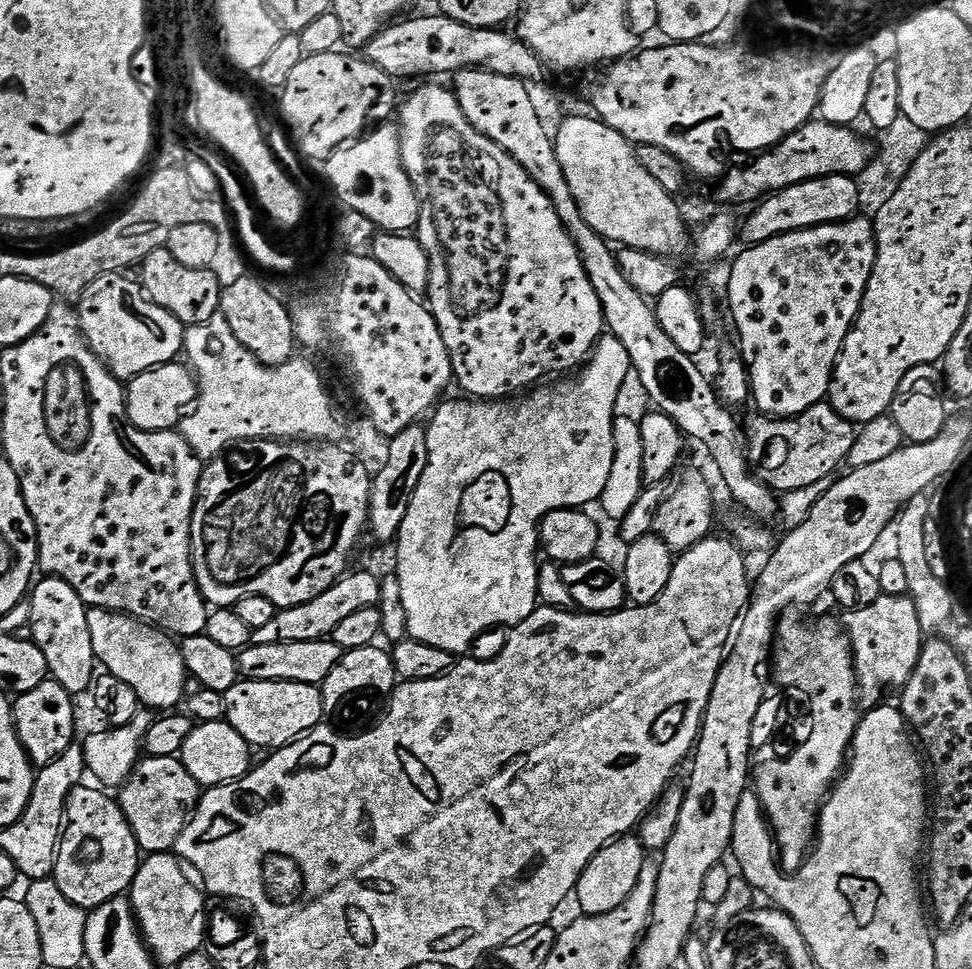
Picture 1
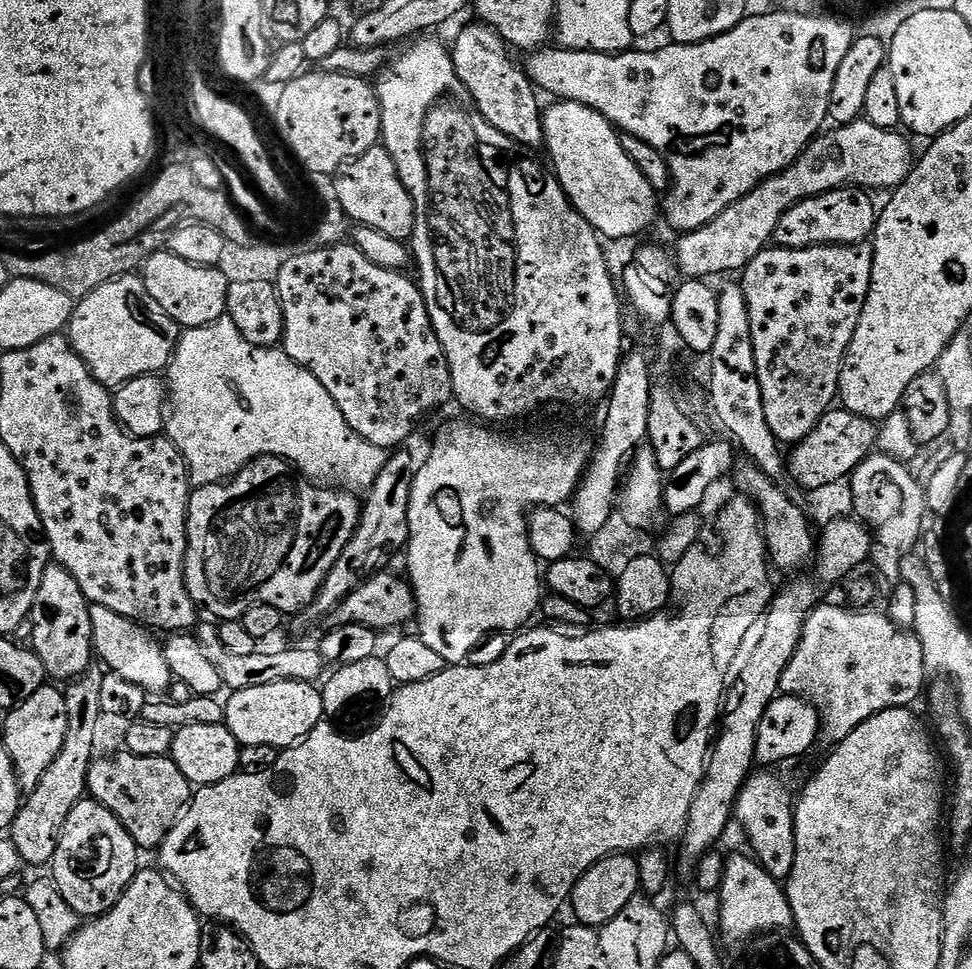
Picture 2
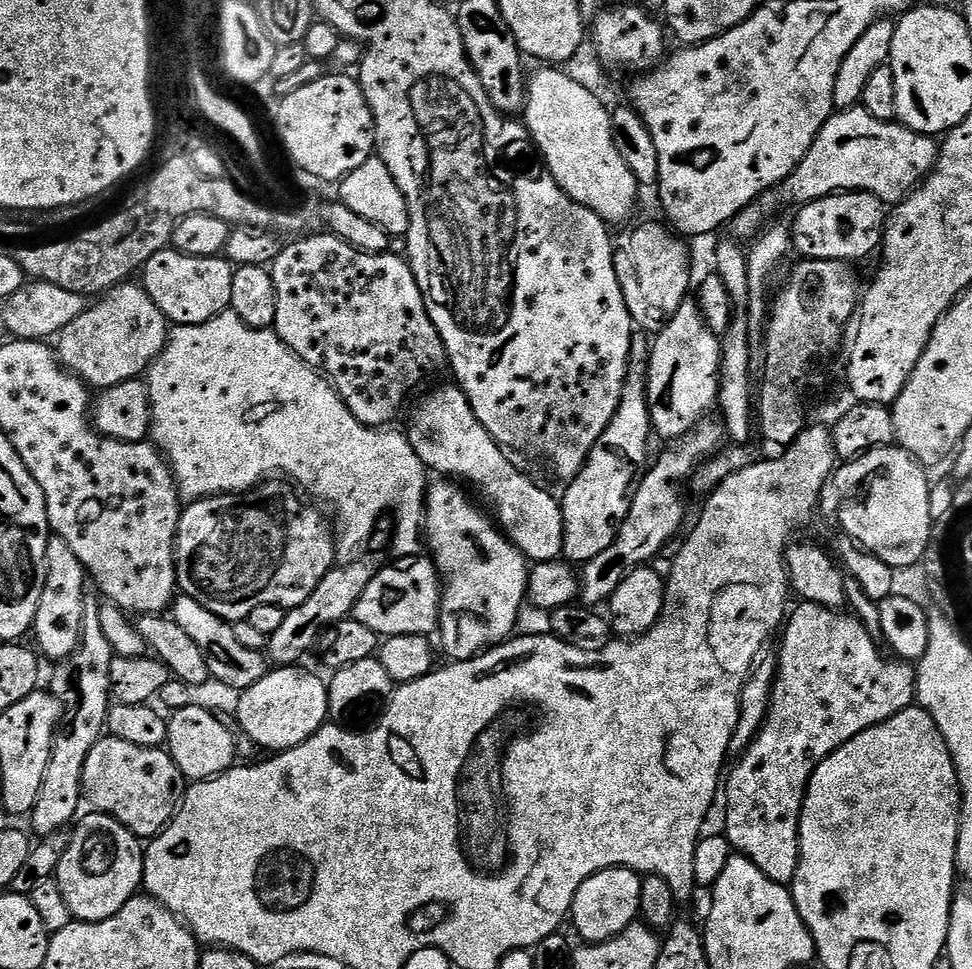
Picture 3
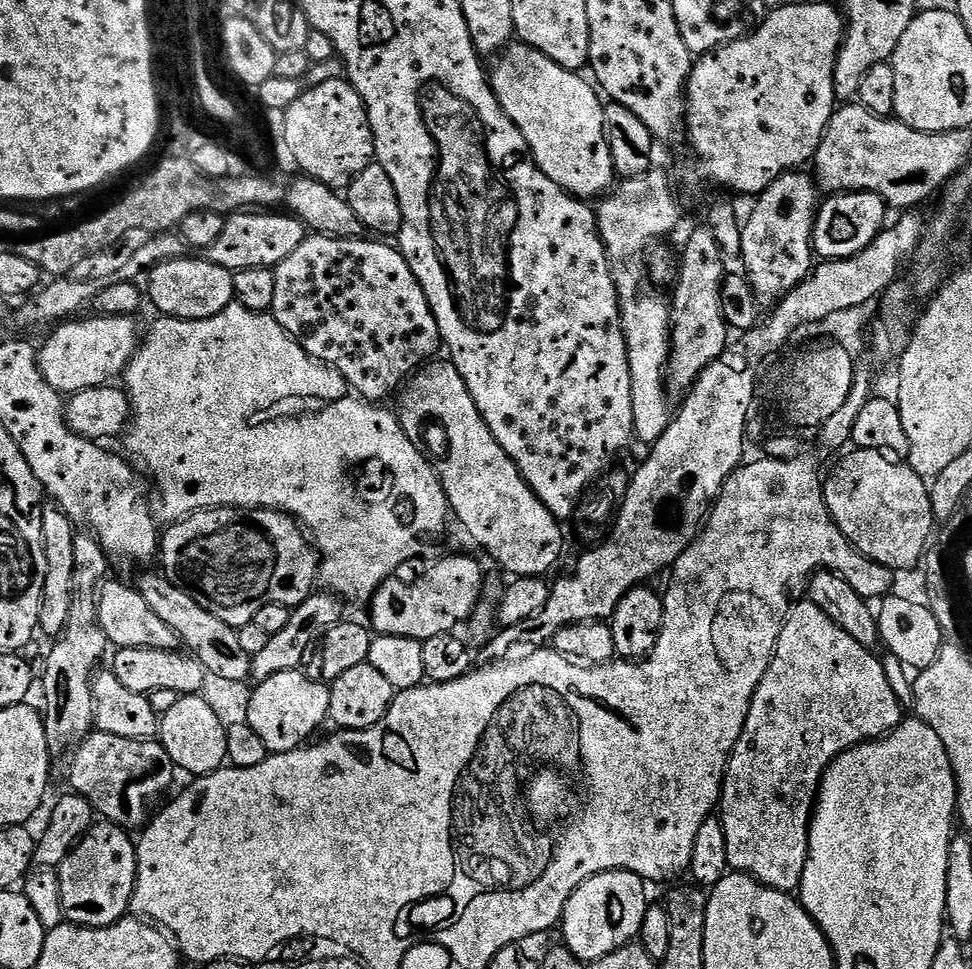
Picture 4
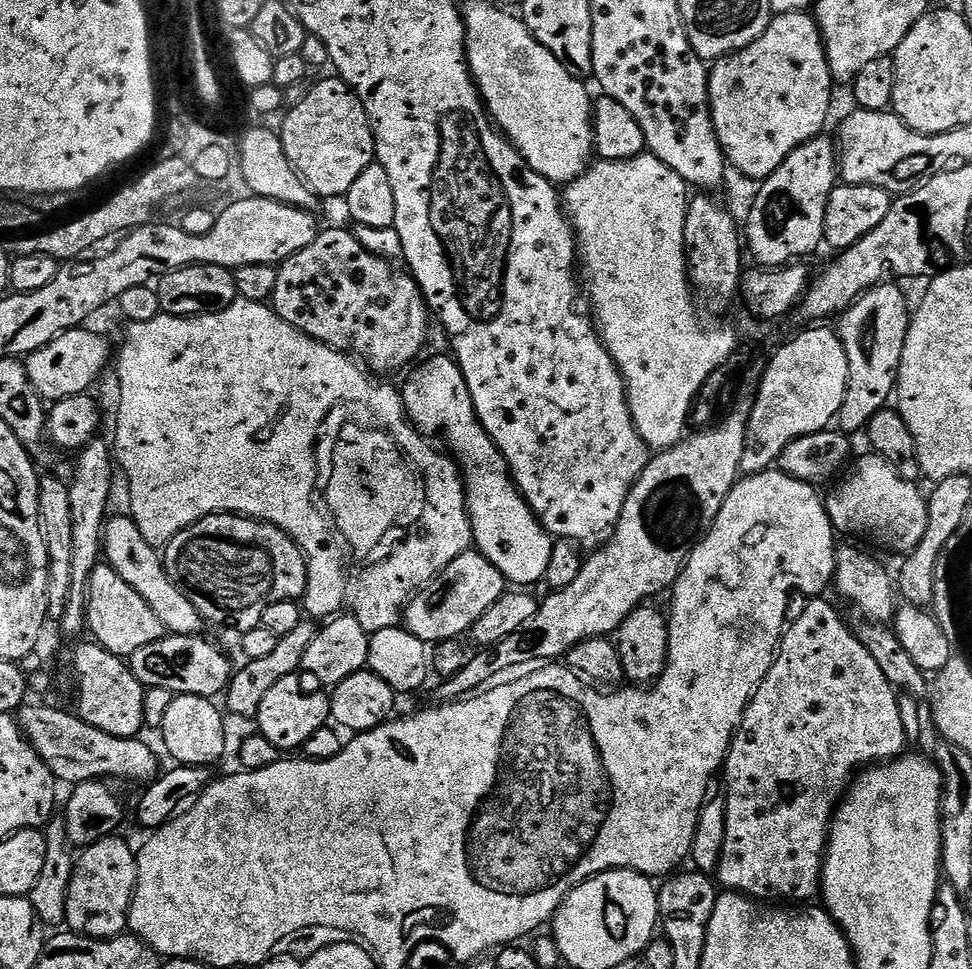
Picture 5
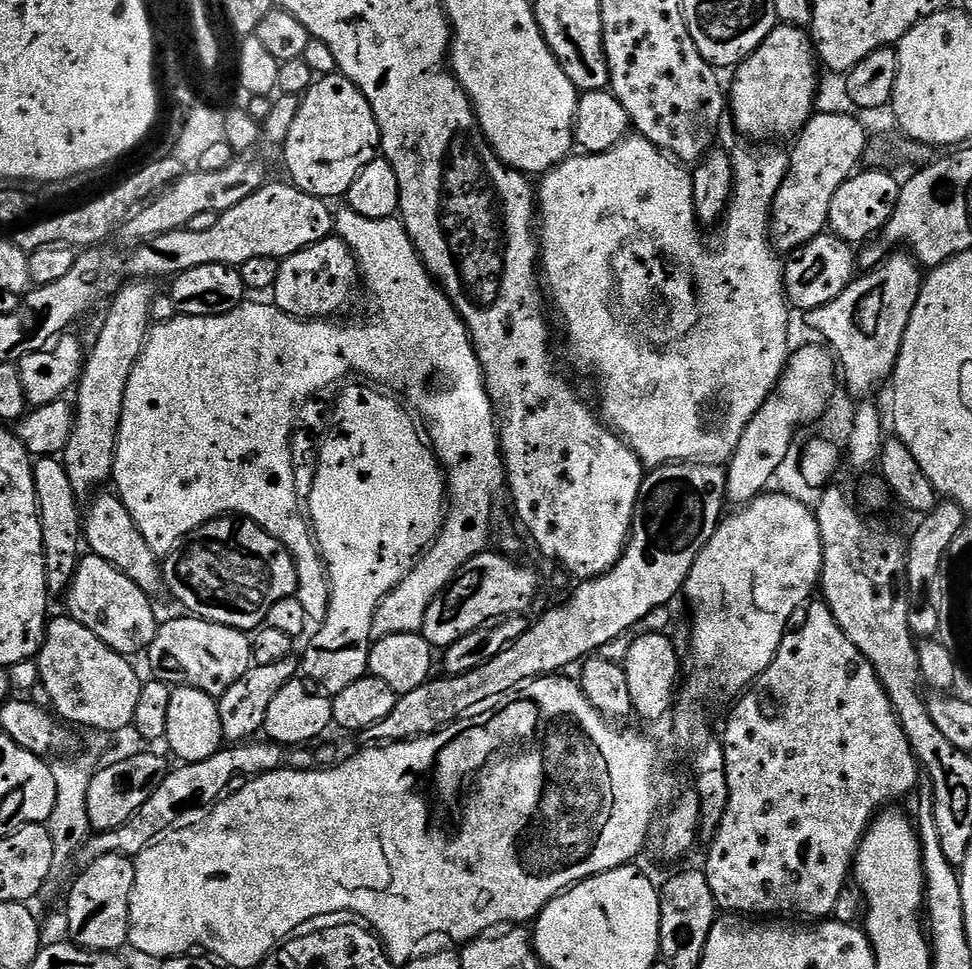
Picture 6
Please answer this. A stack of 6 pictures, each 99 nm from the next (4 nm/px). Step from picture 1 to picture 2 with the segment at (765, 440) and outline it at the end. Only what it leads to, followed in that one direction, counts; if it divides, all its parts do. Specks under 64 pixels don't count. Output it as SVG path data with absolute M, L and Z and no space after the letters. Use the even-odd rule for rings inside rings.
M829 410L825 412L821 420L816 423L814 428L806 434L803 440L799 441L792 449L792 460L787 461L786 468L798 483L804 487L804 490L811 490L816 487L826 486L836 481L843 481L845 478L851 477L857 467L873 451L878 442L878 428L875 423L866 418L862 418L853 412L843 410Z

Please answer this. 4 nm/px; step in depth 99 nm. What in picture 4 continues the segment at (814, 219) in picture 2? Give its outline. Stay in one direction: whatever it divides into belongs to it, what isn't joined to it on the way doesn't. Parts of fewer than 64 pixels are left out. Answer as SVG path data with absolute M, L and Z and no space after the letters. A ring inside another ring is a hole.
M841 192L832 194L819 205L812 231L812 247L821 261L848 260L866 250L870 242L886 227L889 205L877 192Z

